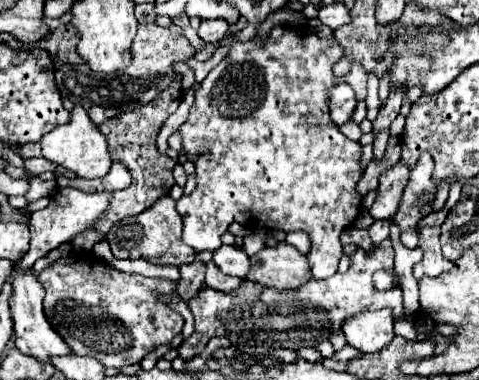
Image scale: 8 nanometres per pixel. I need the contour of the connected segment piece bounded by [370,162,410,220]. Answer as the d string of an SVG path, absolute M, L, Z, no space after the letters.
M398 162L396 166L392 166L388 172L380 176L378 194L370 208L370 214L374 218L380 220L380 218L394 216L394 210L398 210L398 202L402 198L402 190L406 188L406 182L408 182L408 174L410 170L402 162Z

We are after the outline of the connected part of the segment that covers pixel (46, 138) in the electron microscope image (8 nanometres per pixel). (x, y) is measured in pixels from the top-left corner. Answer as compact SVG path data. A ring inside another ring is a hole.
M74 106L74 110L70 112L70 122L54 128L50 134L44 134L40 144L42 144L42 156L46 160L64 166L66 170L72 170L80 178L102 178L112 164L104 134L98 130L98 126L94 126L94 122L90 122L82 106Z

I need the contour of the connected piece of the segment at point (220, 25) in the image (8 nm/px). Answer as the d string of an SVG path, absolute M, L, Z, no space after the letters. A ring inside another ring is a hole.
M216 18L216 20L202 20L200 28L198 28L198 36L204 42L220 42L228 32L228 22L224 18Z

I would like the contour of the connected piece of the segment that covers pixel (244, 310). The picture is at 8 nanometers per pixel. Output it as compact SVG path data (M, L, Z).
M386 238L382 244L364 250L356 248L350 258L350 268L346 274L334 274L326 280L308 280L294 290L276 290L262 286L260 282L242 282L242 288L222 294L218 290L202 288L196 298L190 300L190 310L196 320L196 330L186 338L184 346L202 348L214 336L226 336L234 344L244 346L274 346L274 348L316 348L320 342L328 340L330 334L338 332L348 316L374 310L390 308L394 320L404 320L404 302L400 286L390 290L378 290L372 282L374 272L392 270L392 240Z

